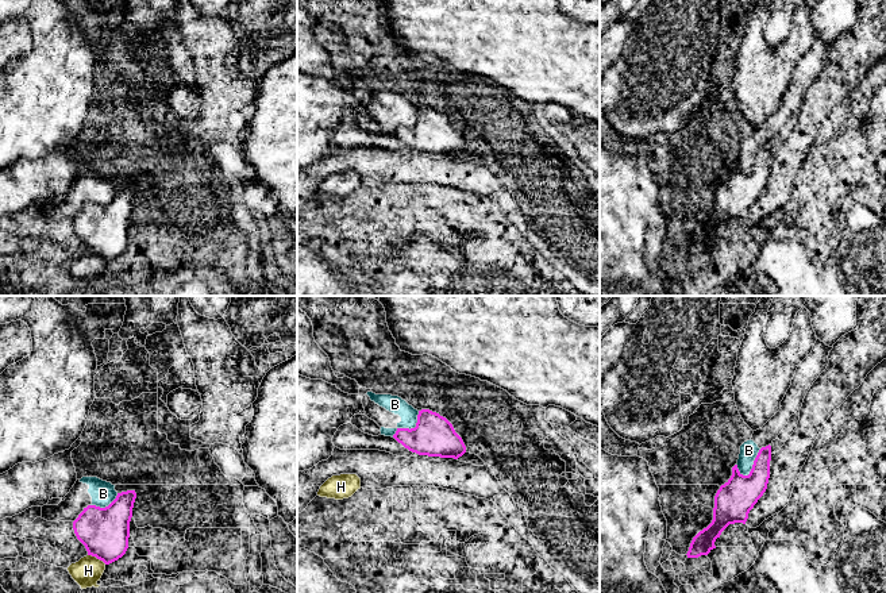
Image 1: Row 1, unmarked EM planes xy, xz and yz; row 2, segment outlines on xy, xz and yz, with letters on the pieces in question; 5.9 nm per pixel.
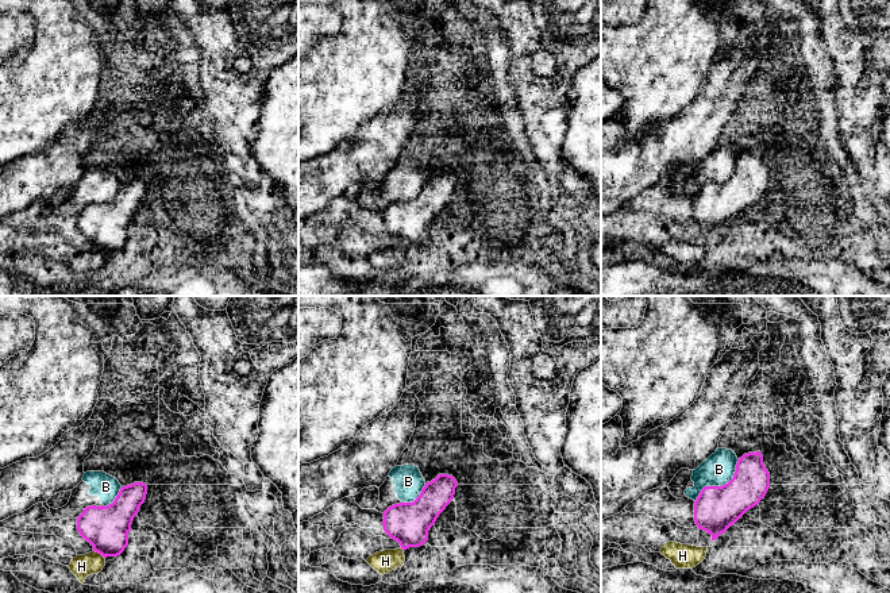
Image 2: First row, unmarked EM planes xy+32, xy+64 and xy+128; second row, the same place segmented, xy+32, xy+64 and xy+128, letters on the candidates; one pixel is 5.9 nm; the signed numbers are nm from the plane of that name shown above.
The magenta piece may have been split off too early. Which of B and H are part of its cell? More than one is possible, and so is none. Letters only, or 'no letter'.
no letter

